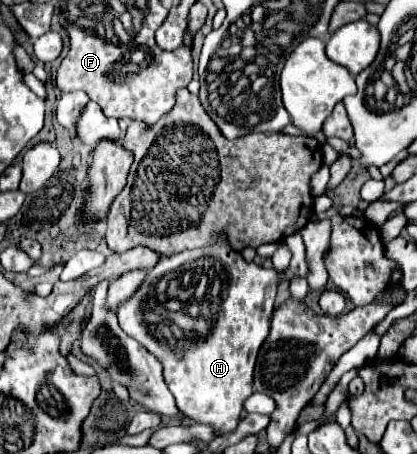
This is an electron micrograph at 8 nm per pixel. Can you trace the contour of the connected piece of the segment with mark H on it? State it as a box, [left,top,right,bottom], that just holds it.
[119,233,309,437]

